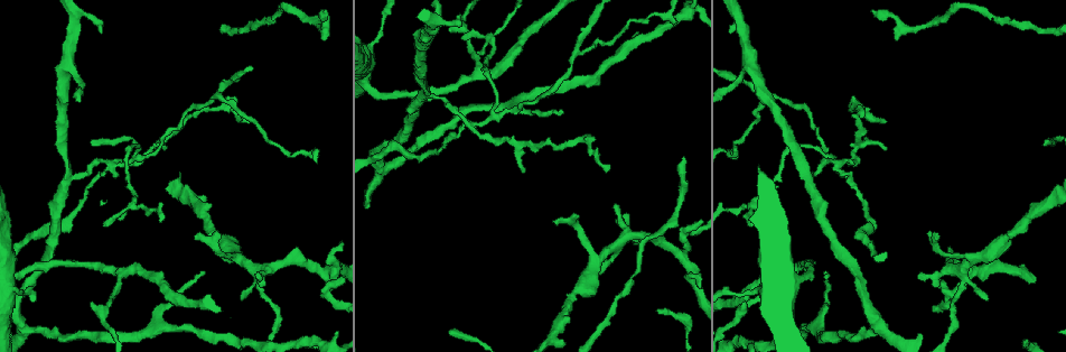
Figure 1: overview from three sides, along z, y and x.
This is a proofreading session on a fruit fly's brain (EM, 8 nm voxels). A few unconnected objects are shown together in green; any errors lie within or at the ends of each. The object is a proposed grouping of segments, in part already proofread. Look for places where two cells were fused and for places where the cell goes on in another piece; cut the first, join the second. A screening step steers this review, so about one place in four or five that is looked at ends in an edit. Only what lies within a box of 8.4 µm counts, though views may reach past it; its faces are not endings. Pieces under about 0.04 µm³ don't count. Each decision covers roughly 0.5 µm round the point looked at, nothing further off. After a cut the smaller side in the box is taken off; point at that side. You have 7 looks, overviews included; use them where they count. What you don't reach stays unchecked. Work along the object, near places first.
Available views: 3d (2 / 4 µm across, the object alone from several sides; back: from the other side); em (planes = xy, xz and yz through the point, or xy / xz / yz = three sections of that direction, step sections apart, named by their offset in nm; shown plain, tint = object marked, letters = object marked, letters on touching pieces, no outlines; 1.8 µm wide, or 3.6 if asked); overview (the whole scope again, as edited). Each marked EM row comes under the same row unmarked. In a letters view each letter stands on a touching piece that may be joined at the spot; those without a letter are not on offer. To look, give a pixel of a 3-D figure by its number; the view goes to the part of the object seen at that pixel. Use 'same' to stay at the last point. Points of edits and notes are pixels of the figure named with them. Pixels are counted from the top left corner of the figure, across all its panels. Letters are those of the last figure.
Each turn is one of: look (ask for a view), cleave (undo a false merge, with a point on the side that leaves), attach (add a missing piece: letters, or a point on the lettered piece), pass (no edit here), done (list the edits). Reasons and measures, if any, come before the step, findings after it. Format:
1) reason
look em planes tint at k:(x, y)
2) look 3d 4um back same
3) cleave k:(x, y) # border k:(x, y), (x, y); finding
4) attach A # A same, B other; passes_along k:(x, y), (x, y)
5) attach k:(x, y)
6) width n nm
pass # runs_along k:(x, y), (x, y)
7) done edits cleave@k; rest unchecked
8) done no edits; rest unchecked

abrupt turn
look em planes letters at 1:(839, 166)

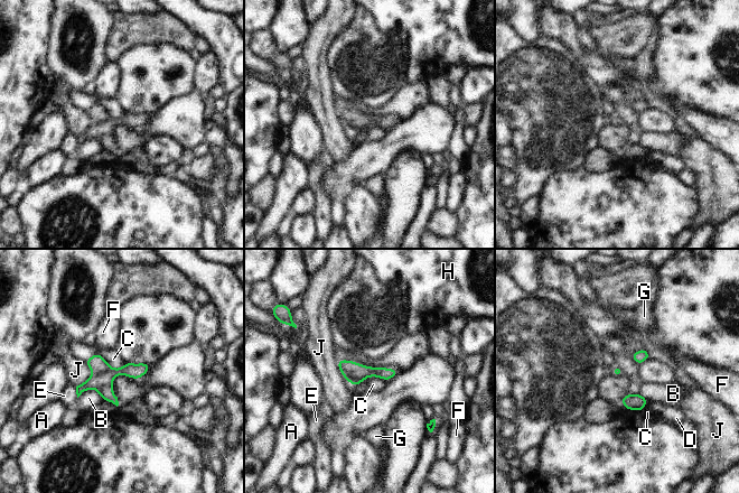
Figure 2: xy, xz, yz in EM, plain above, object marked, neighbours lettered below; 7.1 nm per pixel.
width 60 nm
cleave 2:(102, 382) # A other, B other, C other, D other, E other, F other, G other, H other, J other; border 2:(110, 366), (103, 371), (92, 373); two cells meet here

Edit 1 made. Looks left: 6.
look overview

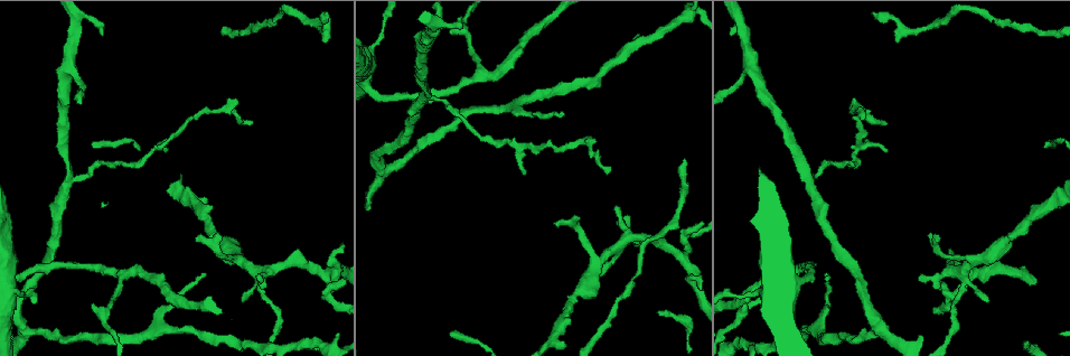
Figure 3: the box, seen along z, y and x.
thin end
look em yz step 8 letters at 3:(556, 225)

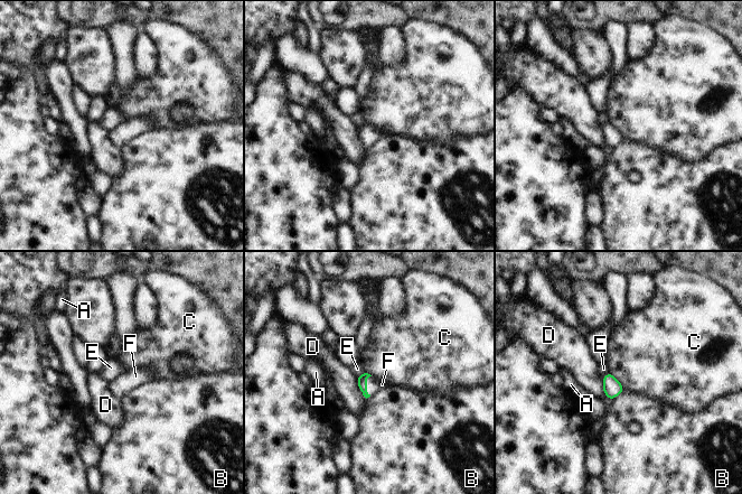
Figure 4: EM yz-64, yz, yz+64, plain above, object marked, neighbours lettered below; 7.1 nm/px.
look em planes letters same

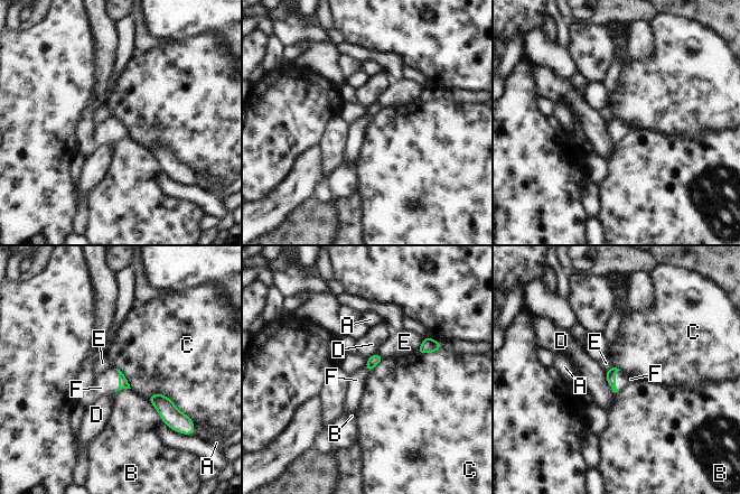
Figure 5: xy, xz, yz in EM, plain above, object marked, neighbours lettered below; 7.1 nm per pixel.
width 80 nm
attach F # A other, B other, C other, D other, E other, F same; passes_along 5:(123, 383), (119, 380), (108, 381); it goes on there

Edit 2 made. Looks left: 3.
look overview

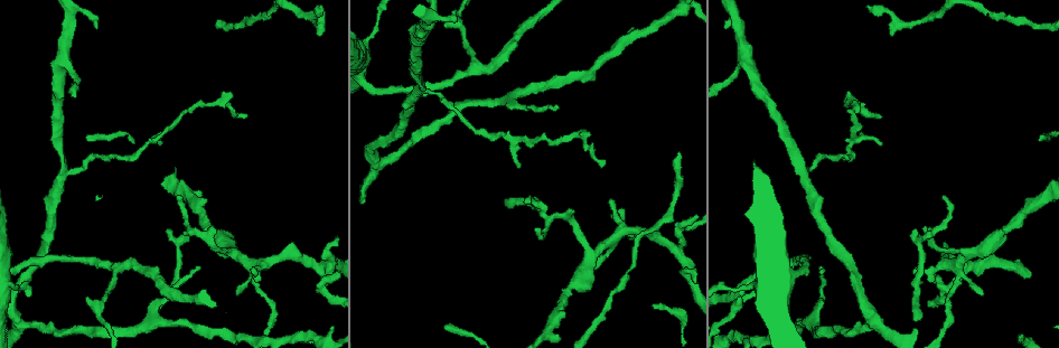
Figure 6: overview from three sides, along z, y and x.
branch stops here
look 3d 2um back at 6:(505, 200)

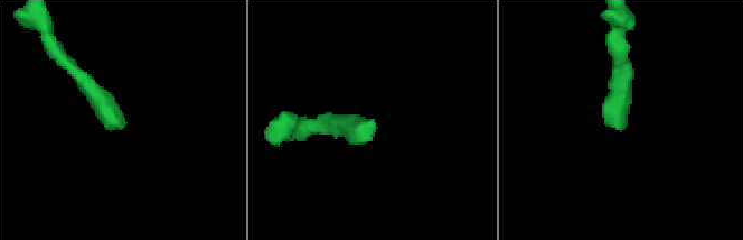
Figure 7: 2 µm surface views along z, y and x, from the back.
look em planes letters at 7:(374, 124)

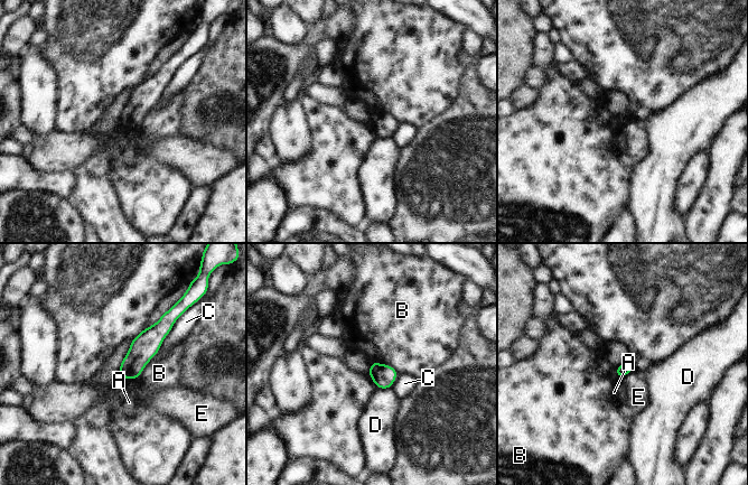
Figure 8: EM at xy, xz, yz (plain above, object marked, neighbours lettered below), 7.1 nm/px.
pass # A other, B other, C other, D other, E other; border 8:(634, 370), (623, 378); no lettered piece goes on from it

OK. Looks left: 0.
done edits cleave@2, attach@5; rest unchecked

